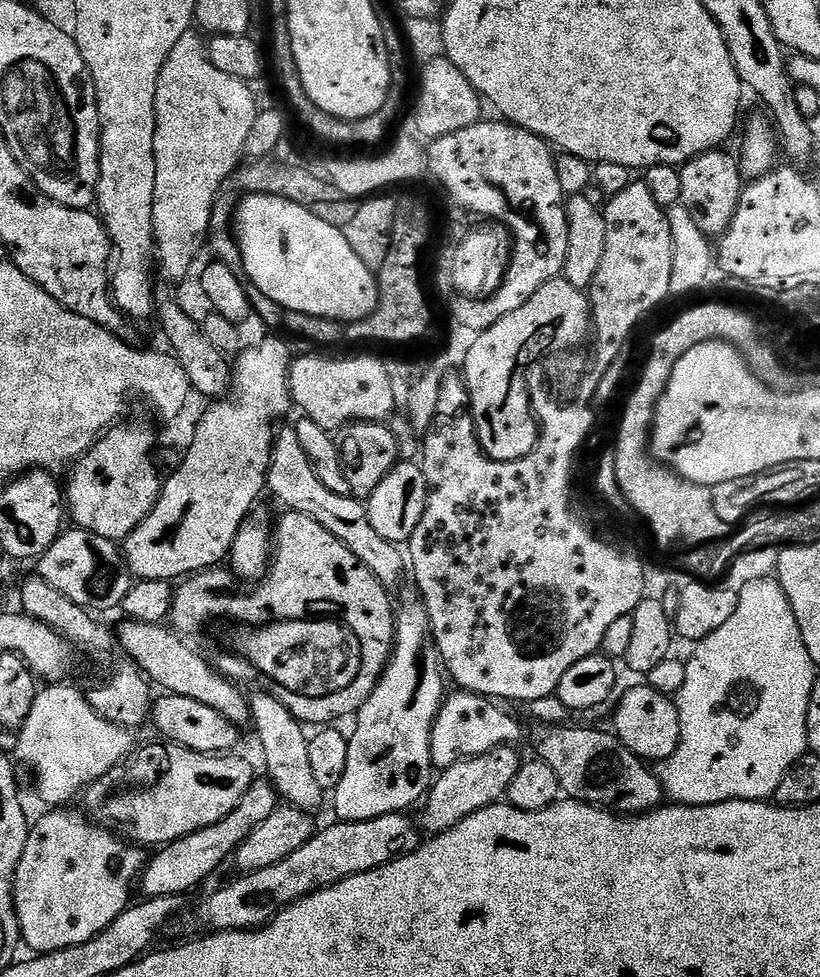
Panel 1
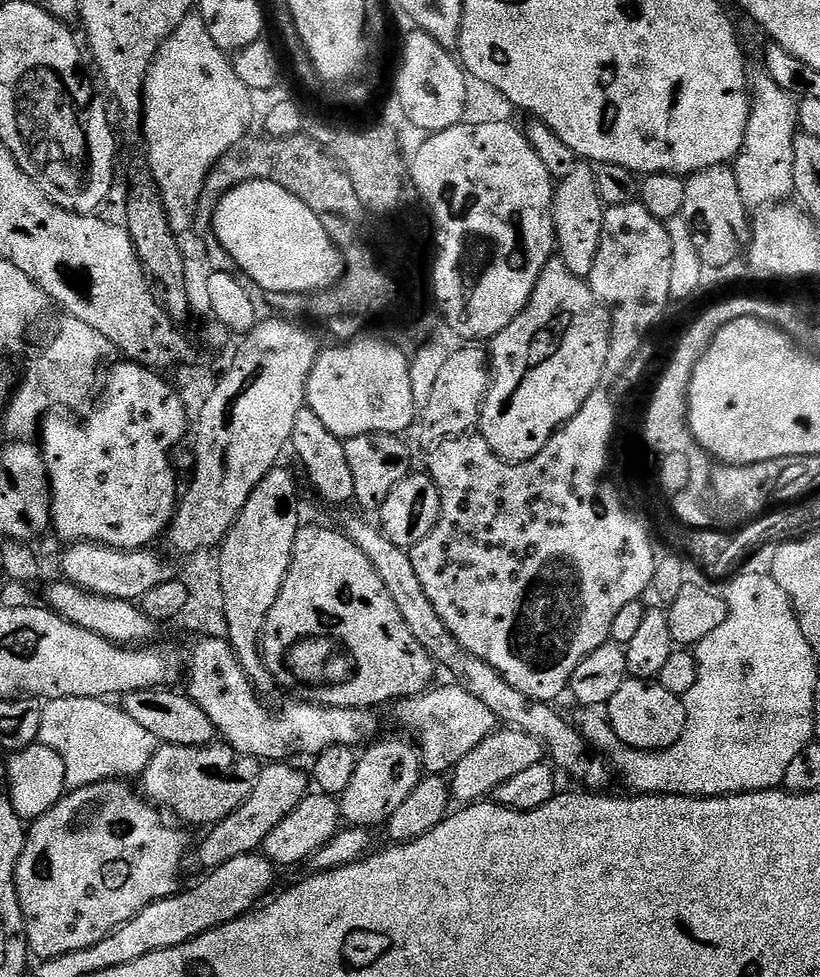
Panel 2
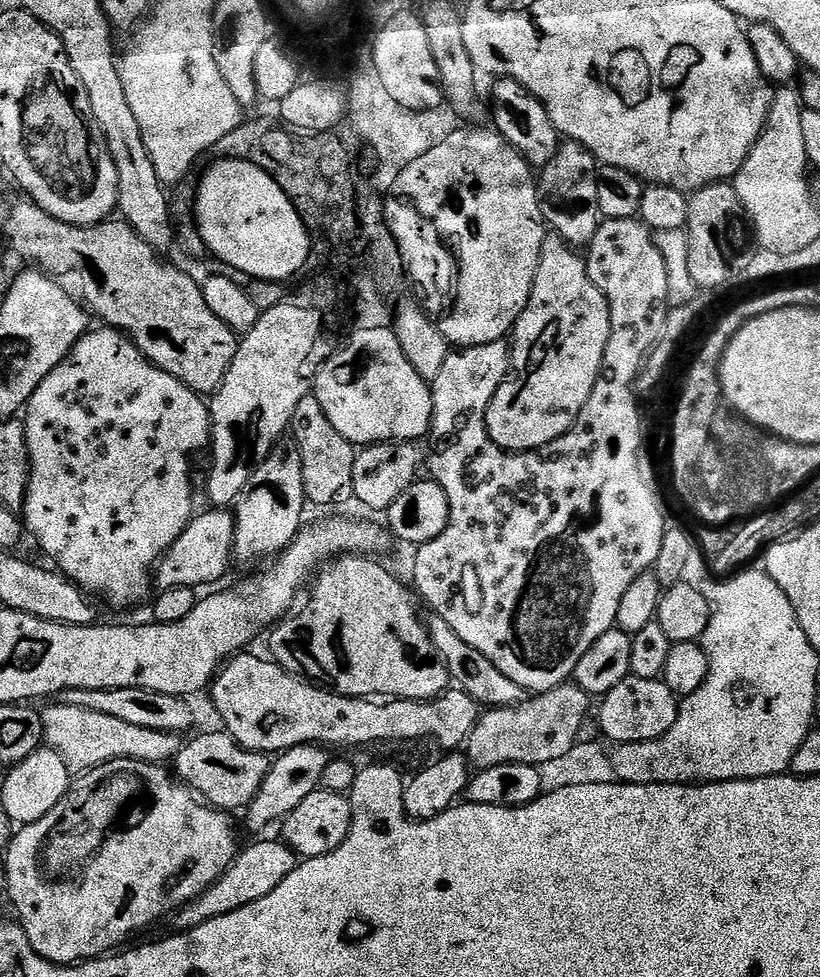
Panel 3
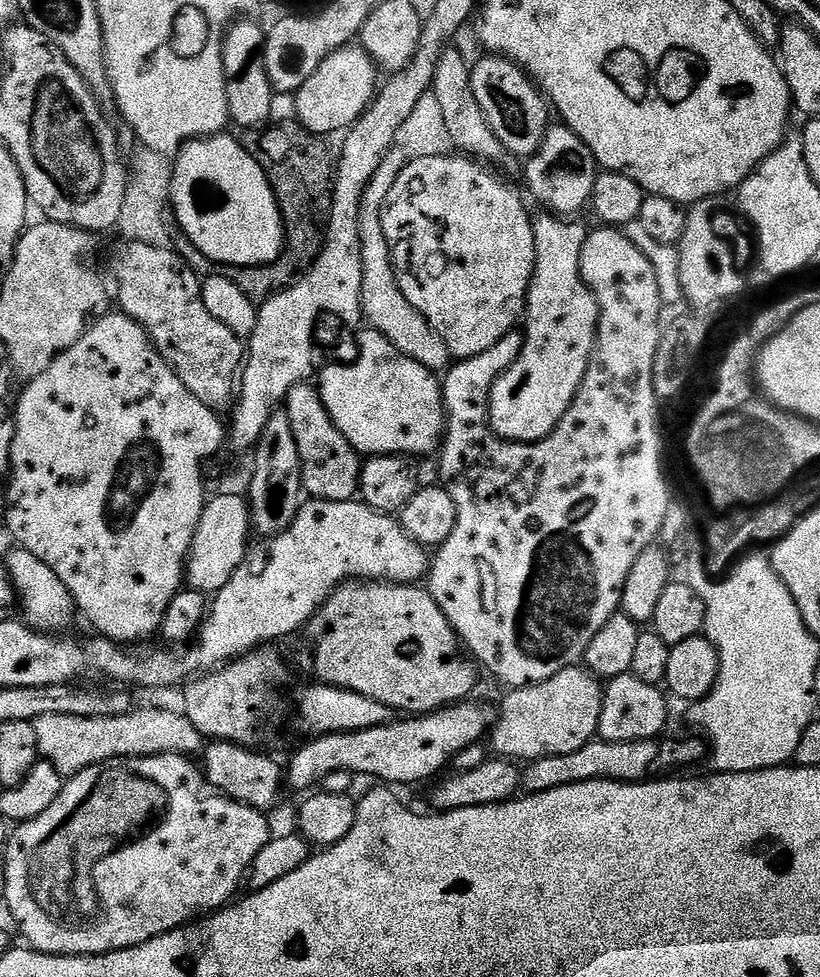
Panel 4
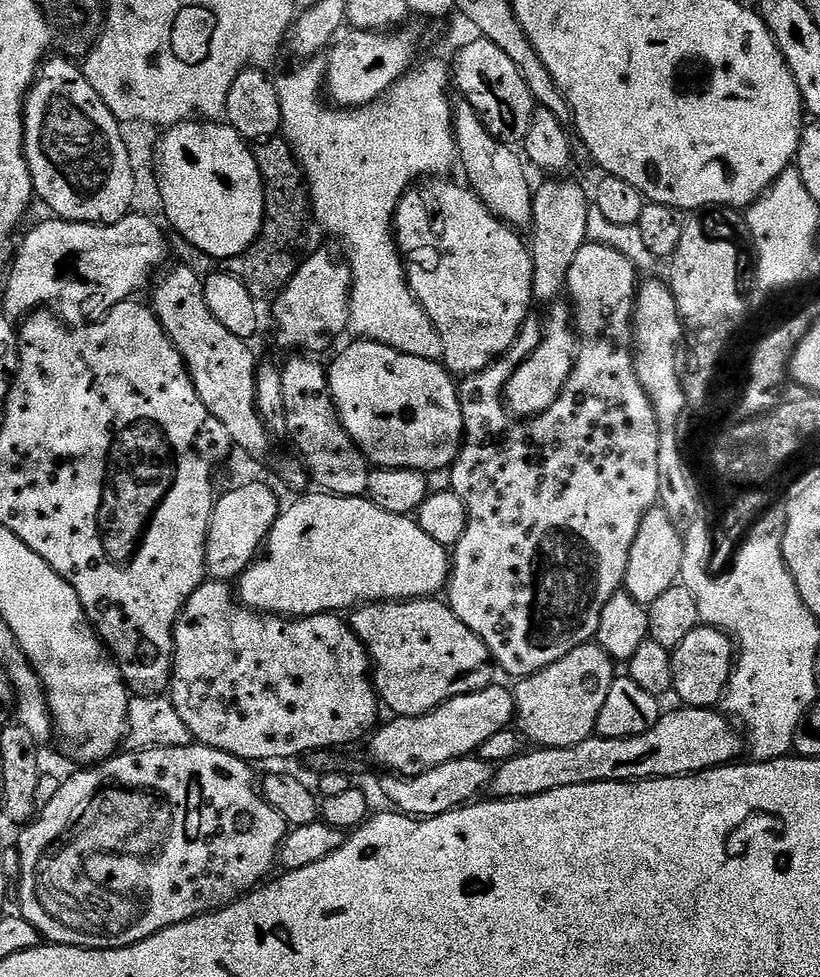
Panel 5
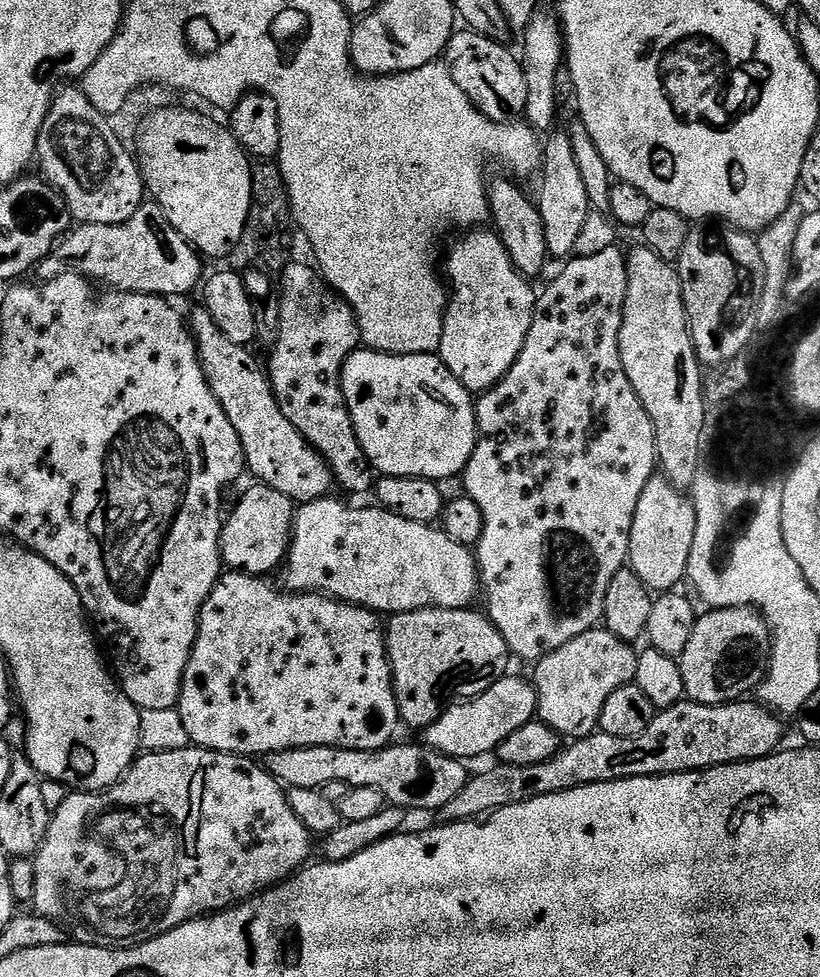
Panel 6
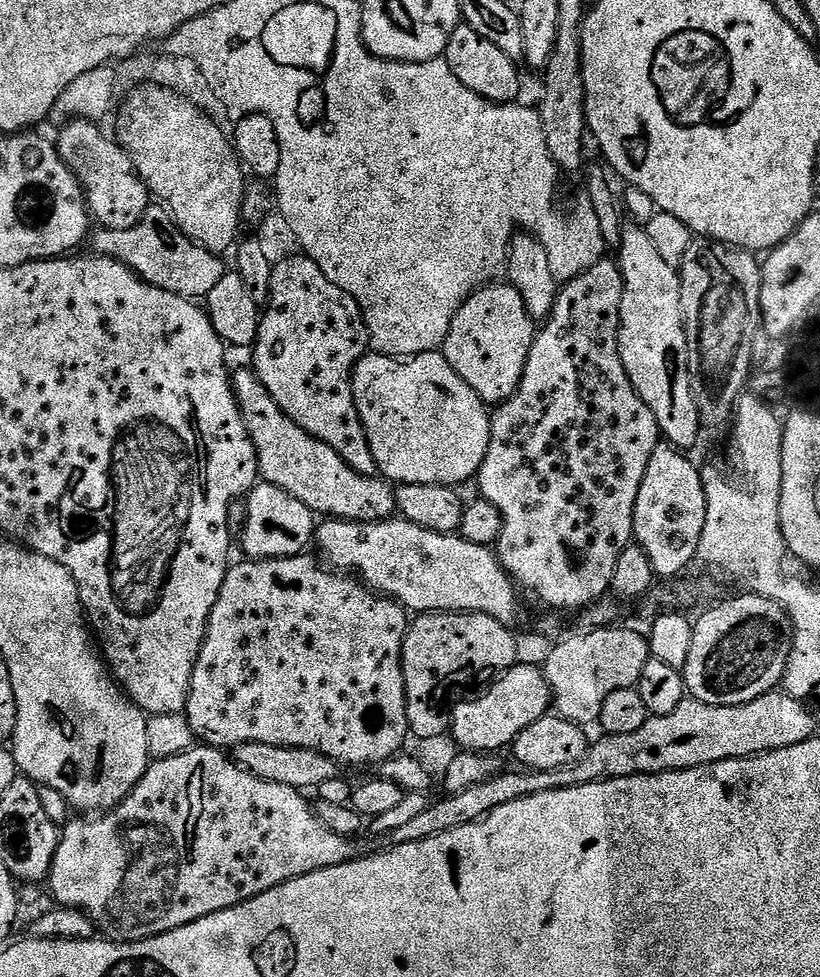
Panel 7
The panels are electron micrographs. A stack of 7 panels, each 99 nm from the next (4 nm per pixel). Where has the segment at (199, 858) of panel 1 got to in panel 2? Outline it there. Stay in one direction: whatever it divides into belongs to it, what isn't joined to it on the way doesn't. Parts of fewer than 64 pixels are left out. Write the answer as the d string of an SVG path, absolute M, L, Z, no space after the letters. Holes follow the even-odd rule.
M268 762L261 767L258 782L254 782L254 790L225 820L218 821L207 829L208 837L200 844L200 864L204 870L211 870L230 862L230 858L238 858L242 854L250 854L263 849L264 840L304 801L310 788L310 776L307 771L295 768L292 762Z

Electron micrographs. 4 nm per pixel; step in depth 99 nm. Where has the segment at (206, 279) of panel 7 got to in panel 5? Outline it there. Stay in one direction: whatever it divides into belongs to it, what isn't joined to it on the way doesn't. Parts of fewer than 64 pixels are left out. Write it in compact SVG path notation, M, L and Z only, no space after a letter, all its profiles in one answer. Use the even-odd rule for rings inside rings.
M129 214L123 220L119 220L117 224L79 224L73 220L62 220L59 218L48 218L45 224L40 224L24 241L19 241L18 247L14 252L14 259L10 265L10 271L4 288L4 308L2 308L3 315L7 316L9 321L20 322L25 318L31 317L35 308L53 308L59 319L68 326L84 326L89 323L91 316L95 318L103 318L117 308L119 304L125 303L144 283L148 280L148 275L151 274L155 268L160 268L168 260L168 244L164 241L164 236L160 233L160 228L152 220L147 220L144 216L136 216L137 214Z

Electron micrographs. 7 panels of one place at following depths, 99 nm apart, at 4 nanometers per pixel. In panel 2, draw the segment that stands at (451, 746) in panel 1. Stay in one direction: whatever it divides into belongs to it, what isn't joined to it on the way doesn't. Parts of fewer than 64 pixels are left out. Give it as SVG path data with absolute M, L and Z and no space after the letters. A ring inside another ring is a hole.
M449 683L449 688L433 686L419 696L409 696L399 701L396 716L406 731L412 732L411 739L419 751L423 771L428 774L448 774L456 767L478 742L482 742L491 732L497 731L496 715L474 698L459 684Z

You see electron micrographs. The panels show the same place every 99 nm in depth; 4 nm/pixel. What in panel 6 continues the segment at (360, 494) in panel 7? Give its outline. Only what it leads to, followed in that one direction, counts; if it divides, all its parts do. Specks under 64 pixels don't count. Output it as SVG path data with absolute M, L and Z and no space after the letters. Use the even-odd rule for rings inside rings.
M196 306L190 316L190 331L196 340L196 351L200 353L200 365L208 379L210 390L214 390L214 398L226 410L226 418L230 418L230 426L238 430L238 438L242 442L244 451L244 462L249 473L253 472L259 483L265 484L268 488L278 490L278 494L286 494L297 505L309 504L315 500L327 497L331 488L334 488L334 477L328 463L324 461L323 456L309 444L308 439L299 432L282 414L282 410L276 401L276 395L272 393L272 382L268 379L268 373L265 365L260 364L251 356L249 349L243 344L230 342L222 330L210 318L210 314L203 306Z

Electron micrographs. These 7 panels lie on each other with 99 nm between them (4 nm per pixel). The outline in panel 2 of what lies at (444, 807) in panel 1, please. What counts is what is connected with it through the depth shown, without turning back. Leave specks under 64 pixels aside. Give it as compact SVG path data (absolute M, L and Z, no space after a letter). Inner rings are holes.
M511 726L501 727L491 732L486 739L478 742L462 762L458 762L450 773L450 787L452 795L461 805L471 806L485 798L491 797L492 792L514 774L521 770L541 763L545 759L546 749L539 740L530 734ZM461 800L461 801L460 801Z

